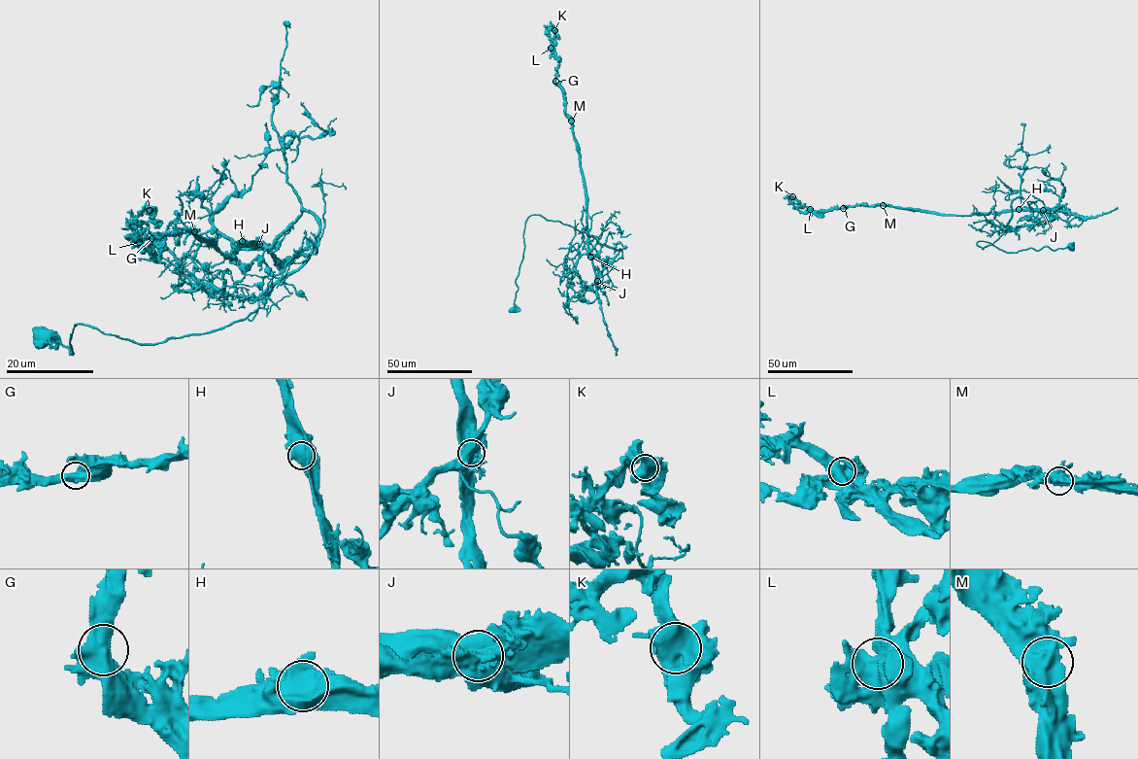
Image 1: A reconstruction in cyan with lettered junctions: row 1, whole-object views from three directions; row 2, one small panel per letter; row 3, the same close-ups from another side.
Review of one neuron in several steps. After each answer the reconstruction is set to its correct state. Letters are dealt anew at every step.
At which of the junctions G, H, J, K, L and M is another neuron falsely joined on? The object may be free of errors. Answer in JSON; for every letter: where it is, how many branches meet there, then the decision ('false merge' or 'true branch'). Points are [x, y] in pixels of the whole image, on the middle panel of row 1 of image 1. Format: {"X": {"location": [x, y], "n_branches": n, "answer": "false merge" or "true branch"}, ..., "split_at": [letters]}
{"G": {"location": [555, 81], "n_branches": 3, "answer": "true branch"}, "H": {"location": [590, 257], "n_branches": 3, "answer": "true branch"}, "J": {"location": [597, 281], "n_branches": 3, "answer": "false merge"}, "K": {"location": [554, 30], "n_branches": 3, "answer": "true branch"}, "L": {"location": [551, 48], "n_branches": 3, "answer": "true branch"}, "M": {"location": [571, 120], "n_branches": 3, "answer": "true branch"}, "split_at": ["J"]}

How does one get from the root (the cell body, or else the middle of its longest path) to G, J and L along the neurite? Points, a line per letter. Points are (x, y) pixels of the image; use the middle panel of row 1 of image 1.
G: (593, 267), (588, 248), (585, 186), (578, 143), (571, 120), (565, 115), (563, 90), (555, 81)
J: (593, 267), (596, 281)
L: (593, 267), (578, 143), (565, 115), (563, 90), (555, 83), (559, 62), (551, 48)

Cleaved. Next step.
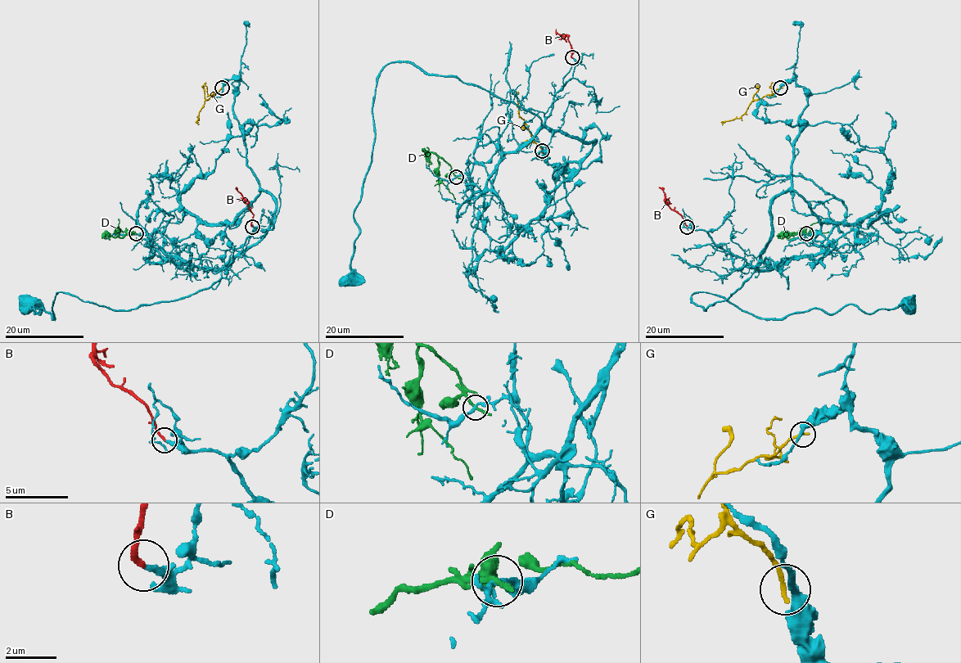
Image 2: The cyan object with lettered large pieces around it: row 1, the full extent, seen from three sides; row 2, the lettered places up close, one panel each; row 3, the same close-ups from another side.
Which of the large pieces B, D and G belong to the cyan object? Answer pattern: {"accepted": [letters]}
{"accepted": ["B"]}

